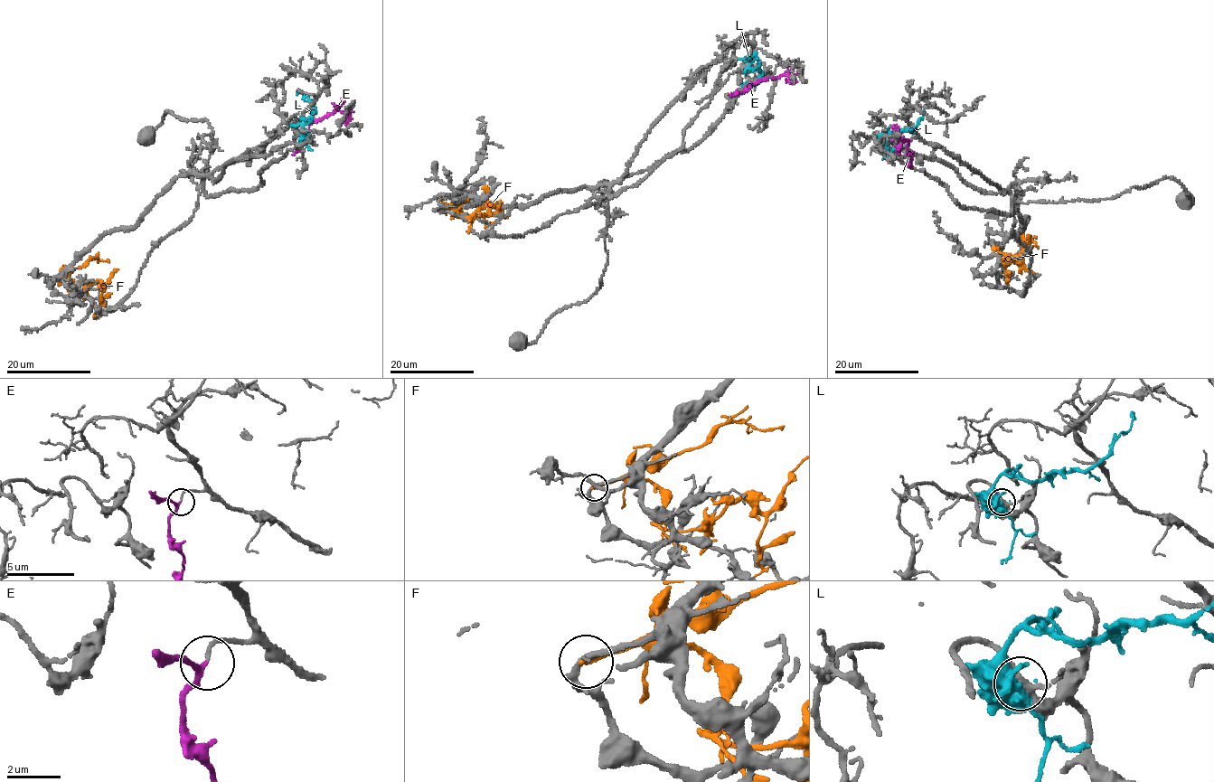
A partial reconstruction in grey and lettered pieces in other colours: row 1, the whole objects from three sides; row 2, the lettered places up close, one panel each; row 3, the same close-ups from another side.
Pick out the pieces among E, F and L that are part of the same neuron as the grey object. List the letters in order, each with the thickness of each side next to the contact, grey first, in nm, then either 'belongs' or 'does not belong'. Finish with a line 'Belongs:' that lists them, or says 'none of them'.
E: 120/160 nm | belongs
F: 180/220 nm | does not belong
L: 180/600 nm | does not belong
Belongs: E

